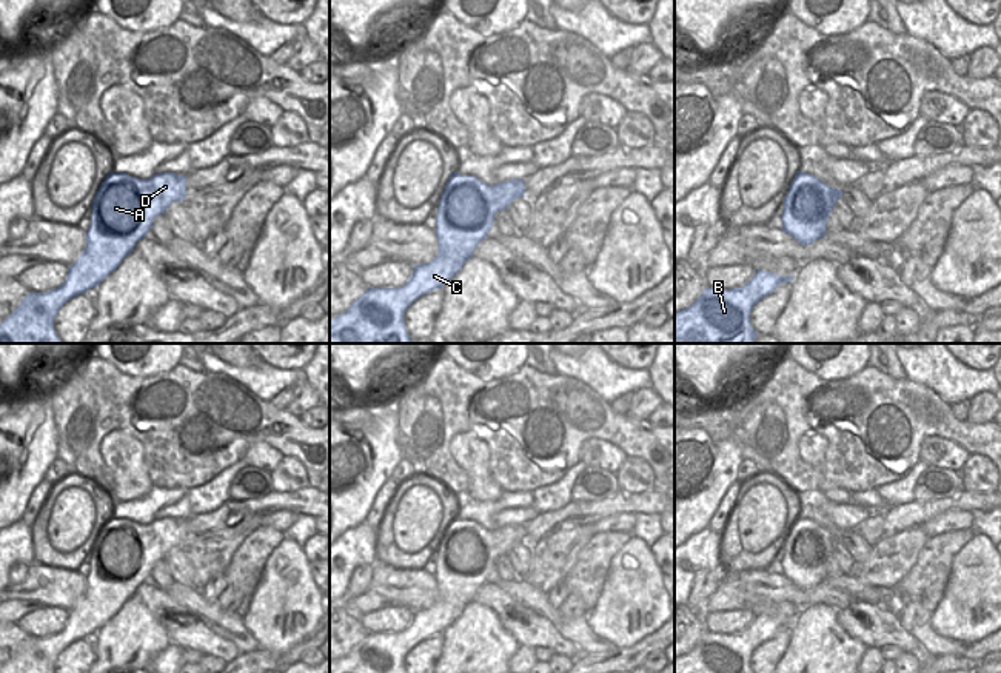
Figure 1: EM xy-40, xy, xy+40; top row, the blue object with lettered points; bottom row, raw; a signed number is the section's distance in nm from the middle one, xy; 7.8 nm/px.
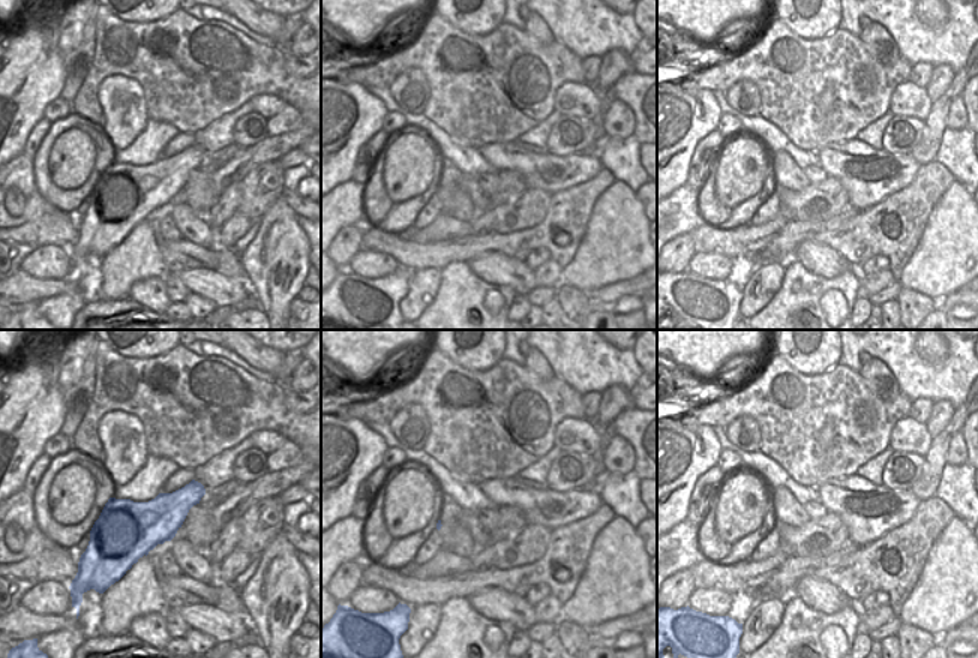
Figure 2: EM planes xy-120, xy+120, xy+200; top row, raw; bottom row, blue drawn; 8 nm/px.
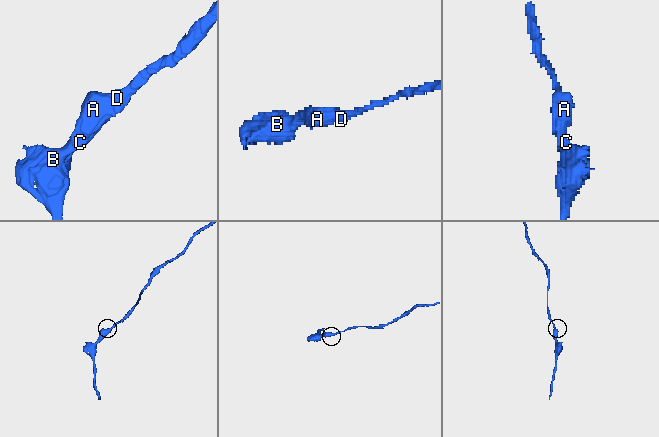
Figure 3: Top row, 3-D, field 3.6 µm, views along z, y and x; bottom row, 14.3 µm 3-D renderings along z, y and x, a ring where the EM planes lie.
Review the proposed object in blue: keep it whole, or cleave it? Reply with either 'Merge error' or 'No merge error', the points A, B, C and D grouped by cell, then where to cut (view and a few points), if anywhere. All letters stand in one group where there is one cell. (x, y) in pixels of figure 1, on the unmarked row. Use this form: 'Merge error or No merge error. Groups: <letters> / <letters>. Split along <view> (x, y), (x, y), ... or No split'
No merge error. Groups: A B C D. No split.

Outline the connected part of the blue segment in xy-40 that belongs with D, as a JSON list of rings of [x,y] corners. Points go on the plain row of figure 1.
[[[111,516],[92,545],[86,591],[69,611],[66,625],[55,634],[26,639],[22,648],[0,668],[0,673],[54,673],[59,655],[75,641],[99,631],[134,596],[136,588],[146,582],[154,564],[165,559],[172,547],[183,547],[186,541],[186,521],[160,517],[149,524],[137,524],[126,517]]]

